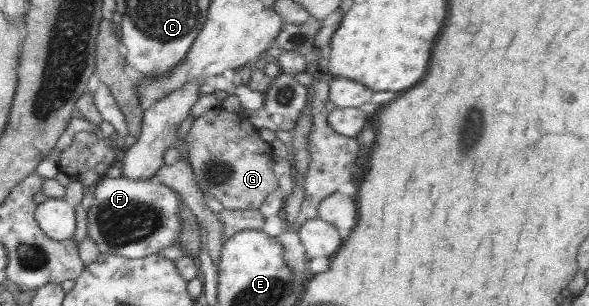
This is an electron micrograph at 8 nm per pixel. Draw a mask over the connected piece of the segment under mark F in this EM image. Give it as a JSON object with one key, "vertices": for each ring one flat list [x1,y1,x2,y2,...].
{"vertices":[[101,176,96,186,90,189,94,193,93,204,88,212,87,235,97,245,103,254,118,254,125,258,143,258,159,250,179,244,180,232,183,230,183,219,179,215,180,206,183,204,179,194,171,188,156,182,154,179,131,180,123,176,108,178]]}

